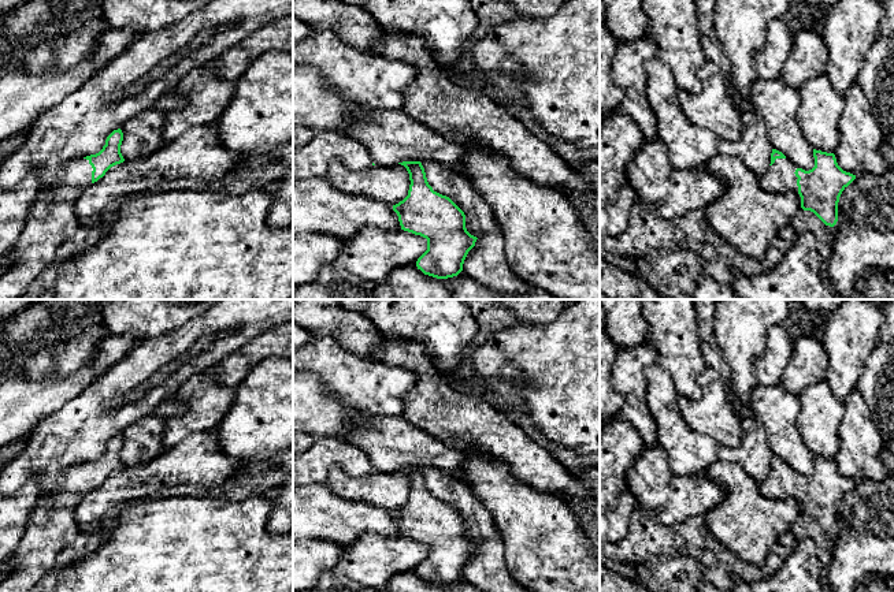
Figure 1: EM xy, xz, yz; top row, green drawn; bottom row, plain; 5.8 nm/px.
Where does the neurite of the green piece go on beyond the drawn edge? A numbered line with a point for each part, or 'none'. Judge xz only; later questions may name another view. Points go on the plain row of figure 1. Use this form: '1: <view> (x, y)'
none

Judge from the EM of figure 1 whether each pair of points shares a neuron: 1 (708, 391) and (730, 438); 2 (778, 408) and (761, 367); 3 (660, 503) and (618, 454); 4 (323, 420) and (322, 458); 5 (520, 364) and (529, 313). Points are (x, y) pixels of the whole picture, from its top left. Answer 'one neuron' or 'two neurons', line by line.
1: one neuron
2: two neurons
3: two neurons
4: two neurons
5: two neurons

